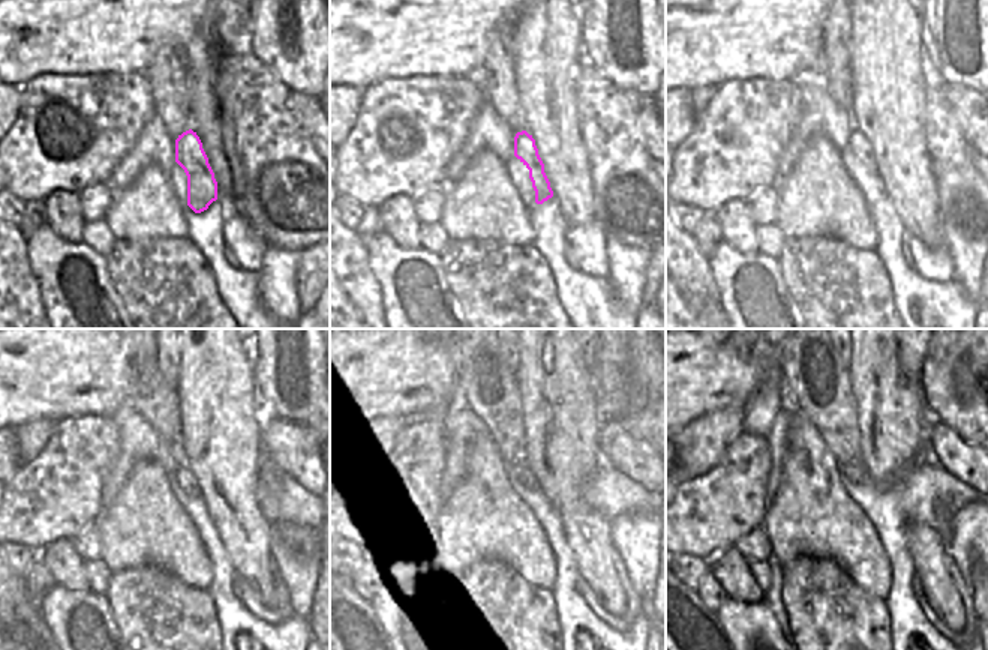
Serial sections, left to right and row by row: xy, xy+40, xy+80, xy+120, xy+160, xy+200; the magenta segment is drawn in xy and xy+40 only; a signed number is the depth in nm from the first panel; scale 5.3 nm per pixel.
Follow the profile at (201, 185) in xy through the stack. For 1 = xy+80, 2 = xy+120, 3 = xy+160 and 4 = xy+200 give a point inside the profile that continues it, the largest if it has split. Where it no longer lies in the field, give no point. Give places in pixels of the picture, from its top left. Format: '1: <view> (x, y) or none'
1: xy+80 (861, 147)
2: xy+120 (185, 478)
3: xy+160 (517, 472)
4: xy+200 (853, 472)

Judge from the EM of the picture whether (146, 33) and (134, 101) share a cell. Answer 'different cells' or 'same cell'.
different cells

